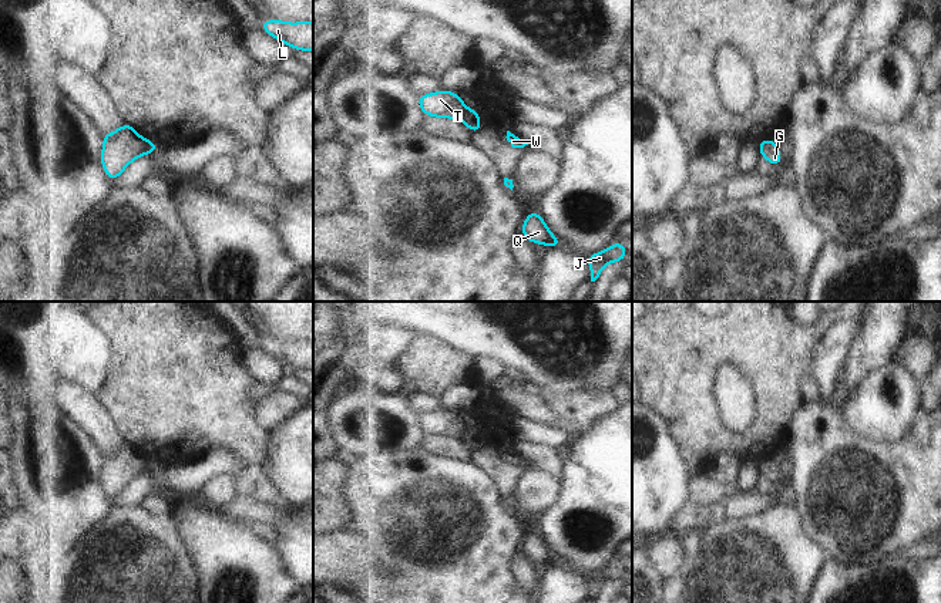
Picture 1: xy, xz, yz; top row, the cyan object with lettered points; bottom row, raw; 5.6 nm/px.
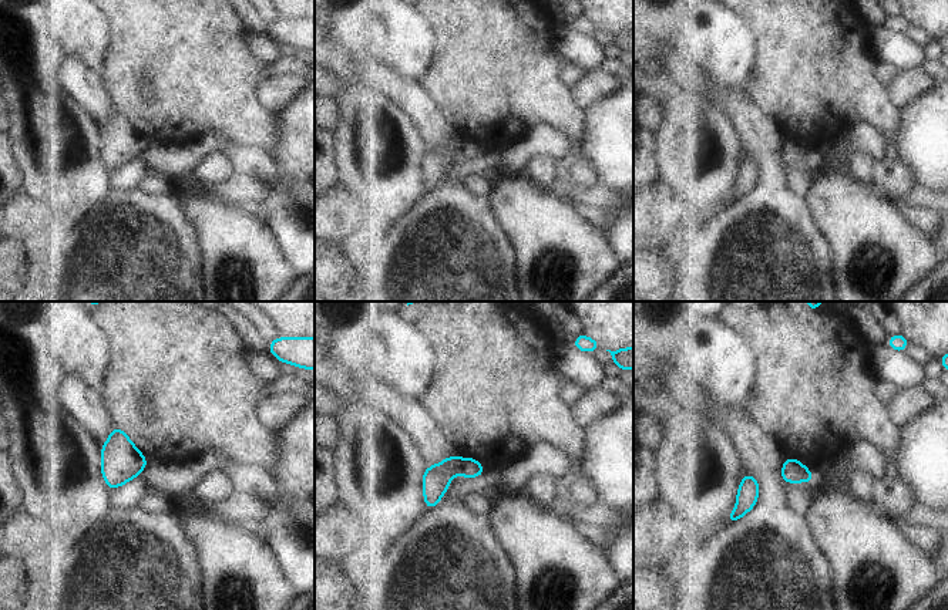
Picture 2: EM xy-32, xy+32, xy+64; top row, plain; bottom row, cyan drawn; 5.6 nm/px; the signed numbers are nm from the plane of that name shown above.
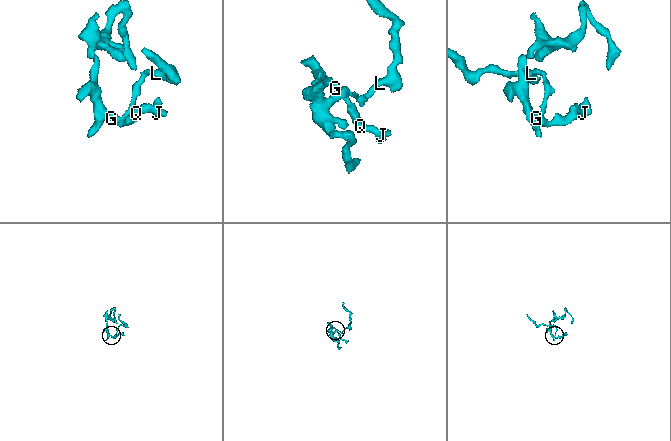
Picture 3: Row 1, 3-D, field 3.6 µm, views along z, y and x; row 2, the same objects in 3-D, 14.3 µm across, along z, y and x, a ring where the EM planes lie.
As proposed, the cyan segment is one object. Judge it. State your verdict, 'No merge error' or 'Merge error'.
Merge error.

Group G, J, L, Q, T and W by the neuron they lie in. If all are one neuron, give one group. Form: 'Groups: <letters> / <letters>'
Groups: G J L Q W / T.

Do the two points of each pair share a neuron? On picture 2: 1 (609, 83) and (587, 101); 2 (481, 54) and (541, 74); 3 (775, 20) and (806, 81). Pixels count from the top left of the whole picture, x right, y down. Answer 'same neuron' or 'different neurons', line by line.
1: same neuron
2: same neuron
3: same neuron

